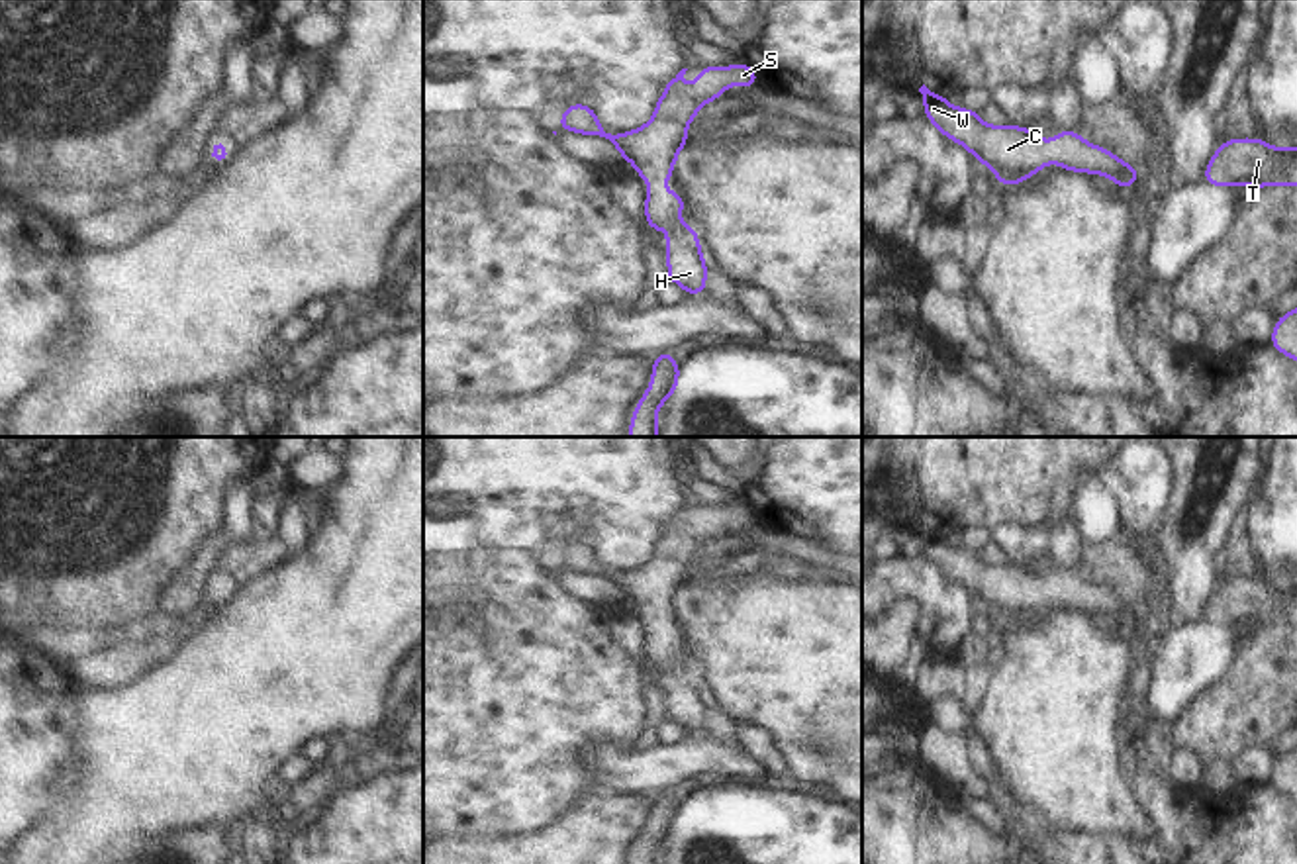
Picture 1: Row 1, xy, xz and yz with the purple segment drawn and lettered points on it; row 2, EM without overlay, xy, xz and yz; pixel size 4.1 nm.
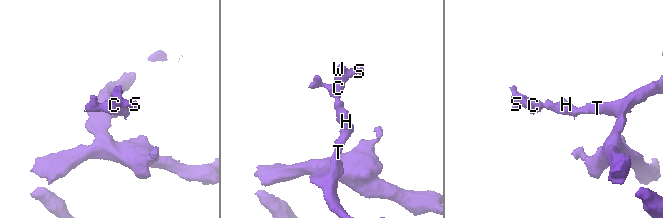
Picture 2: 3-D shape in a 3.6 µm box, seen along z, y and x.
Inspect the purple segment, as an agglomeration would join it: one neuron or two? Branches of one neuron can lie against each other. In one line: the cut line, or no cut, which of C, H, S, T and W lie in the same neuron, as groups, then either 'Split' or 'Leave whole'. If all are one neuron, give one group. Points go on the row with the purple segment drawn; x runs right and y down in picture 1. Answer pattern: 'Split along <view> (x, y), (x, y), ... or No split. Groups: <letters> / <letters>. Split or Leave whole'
No split. Groups: C H S T W. Leave whole.

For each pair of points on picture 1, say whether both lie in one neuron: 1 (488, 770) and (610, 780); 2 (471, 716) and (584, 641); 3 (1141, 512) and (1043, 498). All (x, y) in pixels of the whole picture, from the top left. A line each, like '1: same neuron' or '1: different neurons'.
1: different neurons
2: same neuron
3: different neurons

